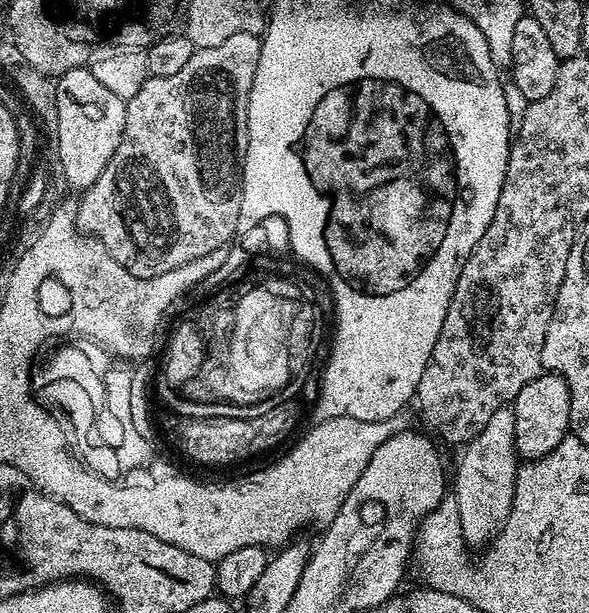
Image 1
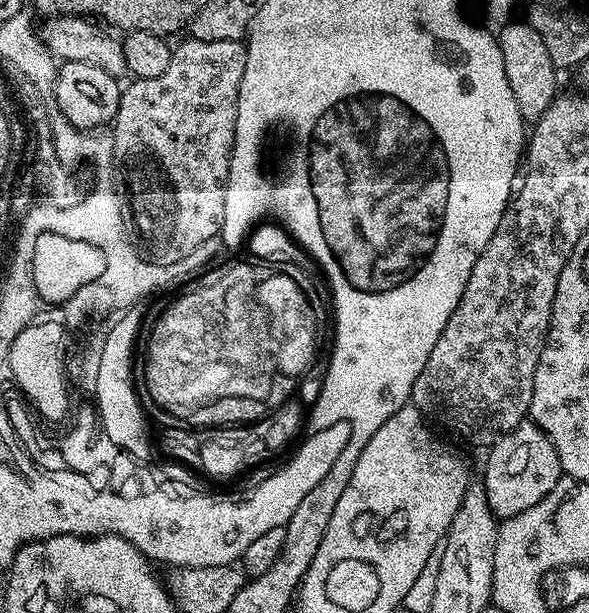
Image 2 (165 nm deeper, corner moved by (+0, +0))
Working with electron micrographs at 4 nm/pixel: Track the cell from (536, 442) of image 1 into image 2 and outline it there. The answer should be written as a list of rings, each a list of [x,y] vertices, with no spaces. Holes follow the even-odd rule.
[[[525,422],[518,425],[497,444],[491,445],[487,452],[482,487],[490,502],[490,510],[498,518],[517,516],[530,510],[530,506],[538,506],[562,478],[558,450],[554,450],[550,438],[537,424]]]

